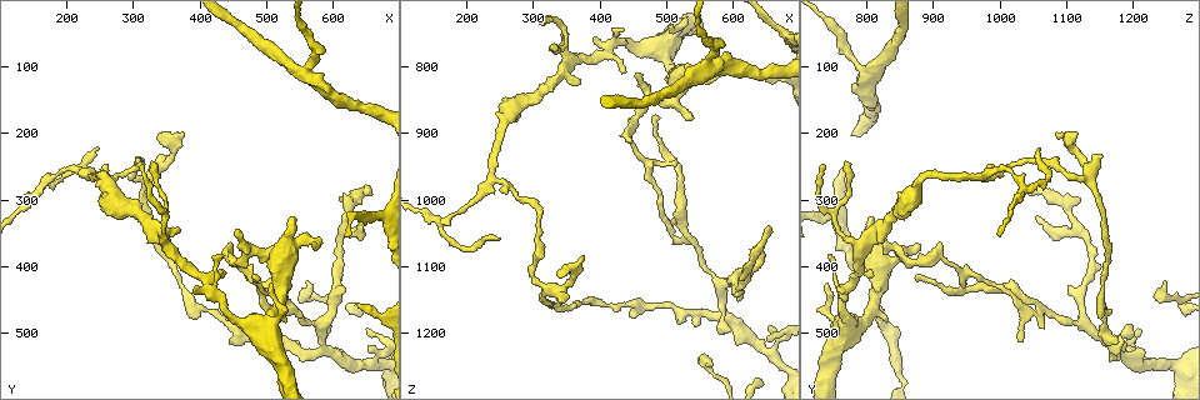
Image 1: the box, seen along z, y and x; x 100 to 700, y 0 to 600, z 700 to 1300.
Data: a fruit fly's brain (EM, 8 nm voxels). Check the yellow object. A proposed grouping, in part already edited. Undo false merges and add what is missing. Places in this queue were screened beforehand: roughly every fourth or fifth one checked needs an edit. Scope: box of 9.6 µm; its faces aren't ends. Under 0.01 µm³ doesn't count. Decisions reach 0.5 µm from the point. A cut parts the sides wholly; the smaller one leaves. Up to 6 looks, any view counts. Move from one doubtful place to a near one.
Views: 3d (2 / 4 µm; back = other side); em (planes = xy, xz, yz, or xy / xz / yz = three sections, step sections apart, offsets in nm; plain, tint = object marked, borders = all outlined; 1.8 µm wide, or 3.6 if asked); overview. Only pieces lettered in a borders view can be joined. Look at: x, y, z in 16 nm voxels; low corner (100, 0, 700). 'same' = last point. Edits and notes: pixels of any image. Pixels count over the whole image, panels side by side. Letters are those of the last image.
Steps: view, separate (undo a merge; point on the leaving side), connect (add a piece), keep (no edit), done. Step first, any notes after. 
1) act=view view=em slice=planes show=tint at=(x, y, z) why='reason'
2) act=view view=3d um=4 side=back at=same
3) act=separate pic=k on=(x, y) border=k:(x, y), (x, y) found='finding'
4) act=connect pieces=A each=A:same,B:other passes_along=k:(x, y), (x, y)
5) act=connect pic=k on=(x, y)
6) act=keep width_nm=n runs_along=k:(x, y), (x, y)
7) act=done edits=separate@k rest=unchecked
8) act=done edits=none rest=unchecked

act=view view=3d um=4 at=(345, 325, 755) why='arms part here'

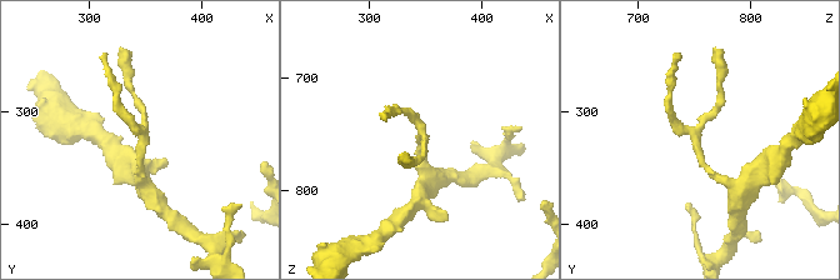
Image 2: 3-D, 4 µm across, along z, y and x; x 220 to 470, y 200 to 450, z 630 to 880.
act=view view=em slice=planes show=borders at=(348, 326, 752) why='need the tissue'

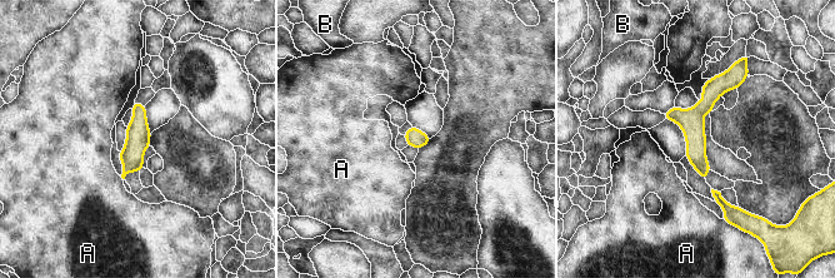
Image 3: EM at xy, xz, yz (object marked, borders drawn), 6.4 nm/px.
act=keep each=A:other,B:other found='one neuron here'

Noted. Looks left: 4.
act=view view=em slice=planes show=tint at=(250, 265, 970) why='abrupt turn'

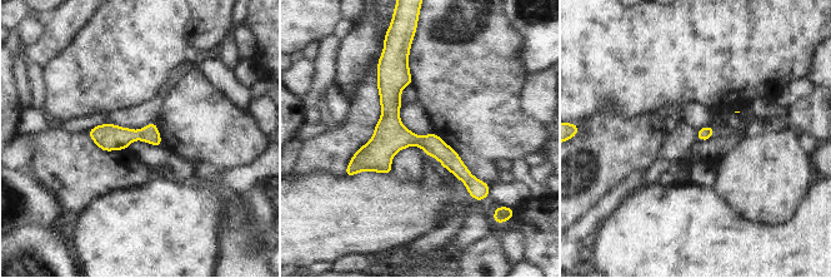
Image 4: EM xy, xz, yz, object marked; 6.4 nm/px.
act=view view=em slice=planes show=borders at=same

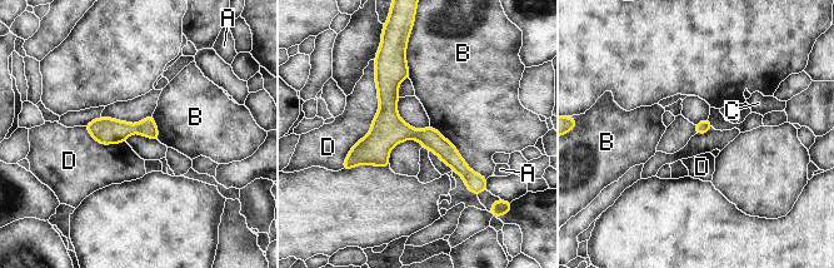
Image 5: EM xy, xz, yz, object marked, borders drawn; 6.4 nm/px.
act=keep width_nm=90 each=A:other,B:other,C:other,D:other runs_along=5:(399, 59), (388, 114), (470, 184) found='one neuron here'

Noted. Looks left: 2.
act=done edits=none rest=unchecked

